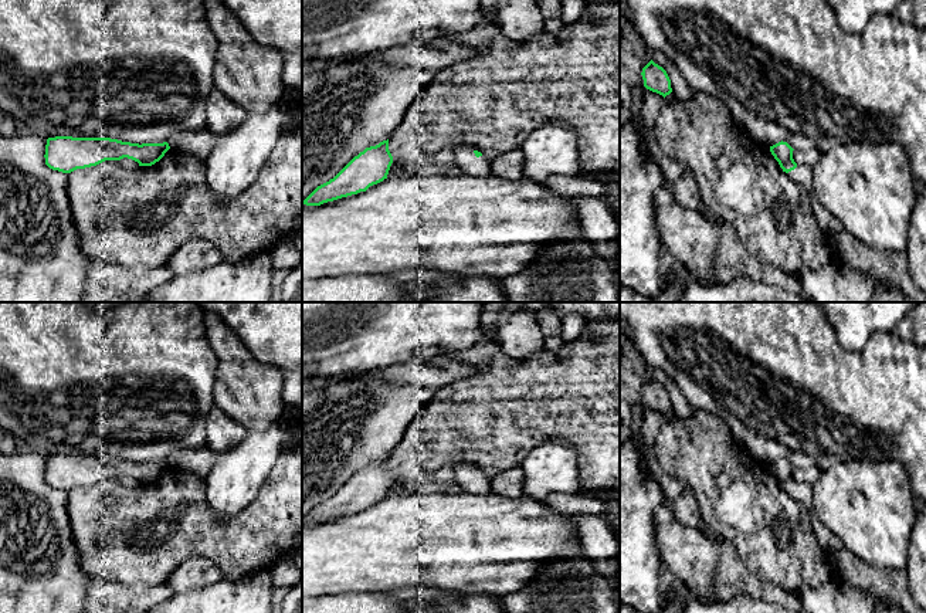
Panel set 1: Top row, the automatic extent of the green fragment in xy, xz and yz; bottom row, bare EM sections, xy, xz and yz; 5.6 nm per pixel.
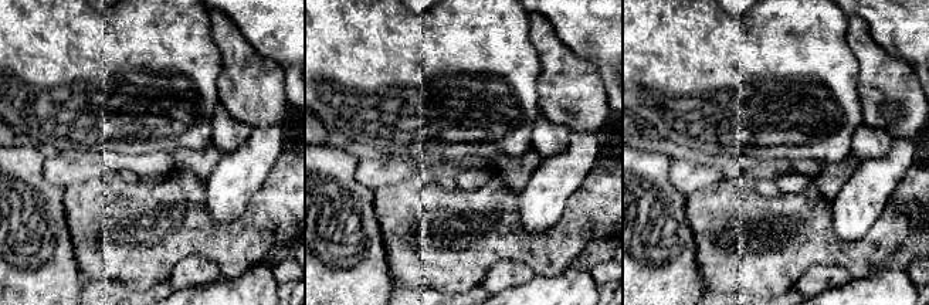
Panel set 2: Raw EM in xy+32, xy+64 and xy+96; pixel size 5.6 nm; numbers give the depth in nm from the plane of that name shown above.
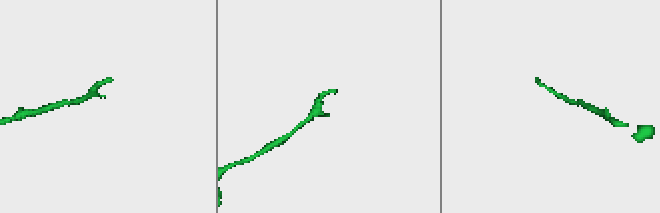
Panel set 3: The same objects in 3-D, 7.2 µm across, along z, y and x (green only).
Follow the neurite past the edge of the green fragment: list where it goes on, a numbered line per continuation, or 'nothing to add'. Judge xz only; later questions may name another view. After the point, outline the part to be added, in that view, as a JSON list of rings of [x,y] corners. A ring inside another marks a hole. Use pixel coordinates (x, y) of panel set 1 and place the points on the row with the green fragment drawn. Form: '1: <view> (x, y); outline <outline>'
1: xz (465, 158); outline [[[469,146],[454,150],[454,158],[464,175],[475,177],[491,176],[491,160],[484,155],[476,158]]]

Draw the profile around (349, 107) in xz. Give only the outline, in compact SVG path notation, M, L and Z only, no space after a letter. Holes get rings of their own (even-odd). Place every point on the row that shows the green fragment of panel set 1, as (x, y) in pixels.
M347 61L302 78L302 200L333 179L366 148L390 139L434 74L424 68L396 68L380 61Z

